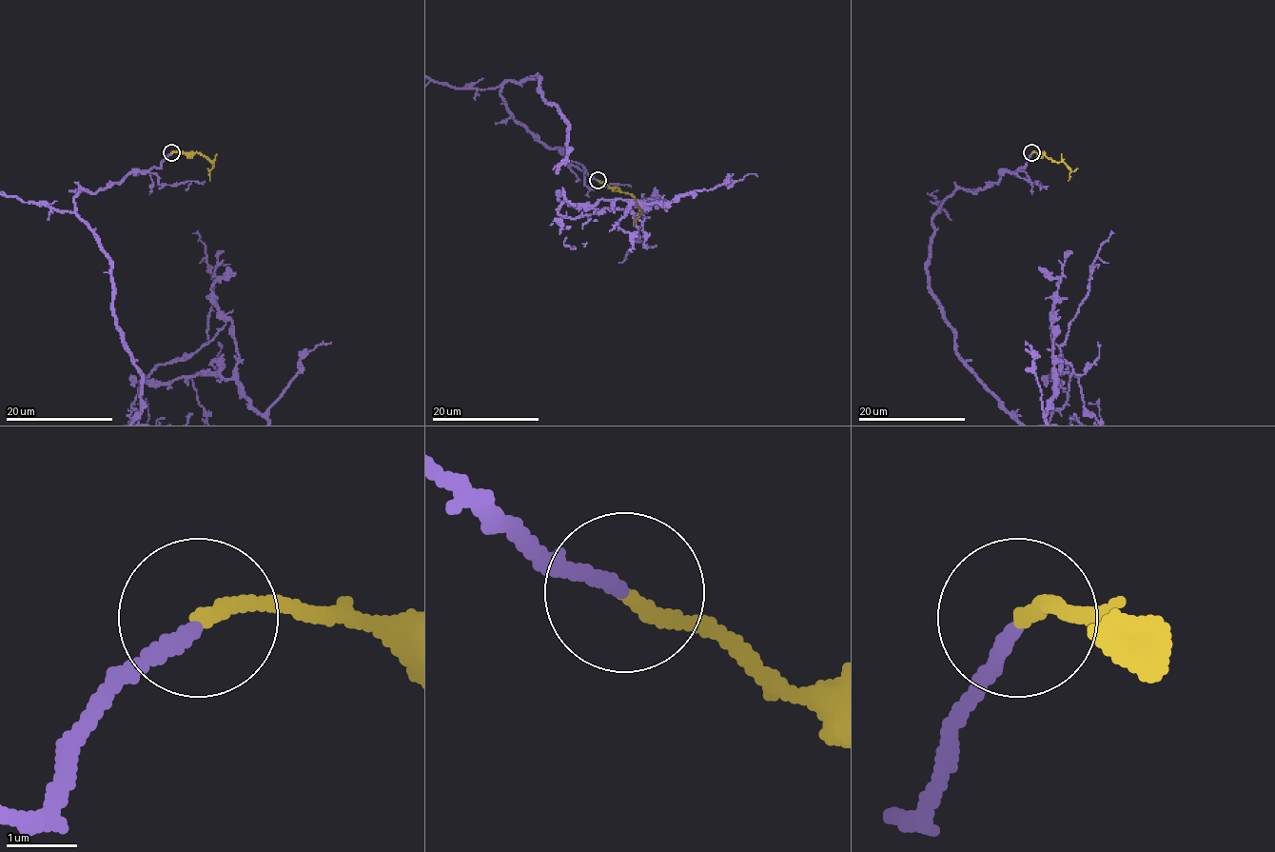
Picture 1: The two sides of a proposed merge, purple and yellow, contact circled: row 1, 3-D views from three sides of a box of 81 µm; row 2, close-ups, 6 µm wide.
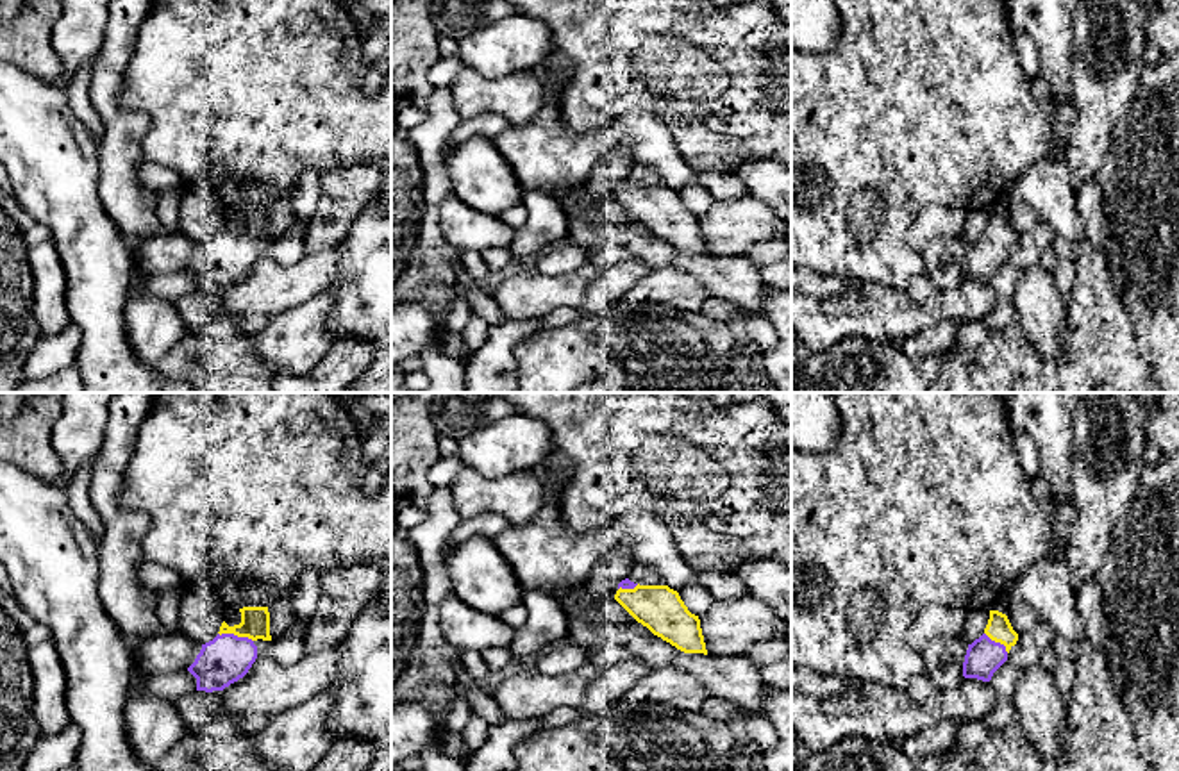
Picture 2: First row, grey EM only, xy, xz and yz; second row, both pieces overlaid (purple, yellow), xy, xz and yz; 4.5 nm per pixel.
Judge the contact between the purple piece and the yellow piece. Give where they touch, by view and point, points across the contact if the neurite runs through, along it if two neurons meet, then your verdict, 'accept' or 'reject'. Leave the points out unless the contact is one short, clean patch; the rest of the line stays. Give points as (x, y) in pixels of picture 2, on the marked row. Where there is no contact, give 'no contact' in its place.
meets purple in xy at (236, 636); accept

